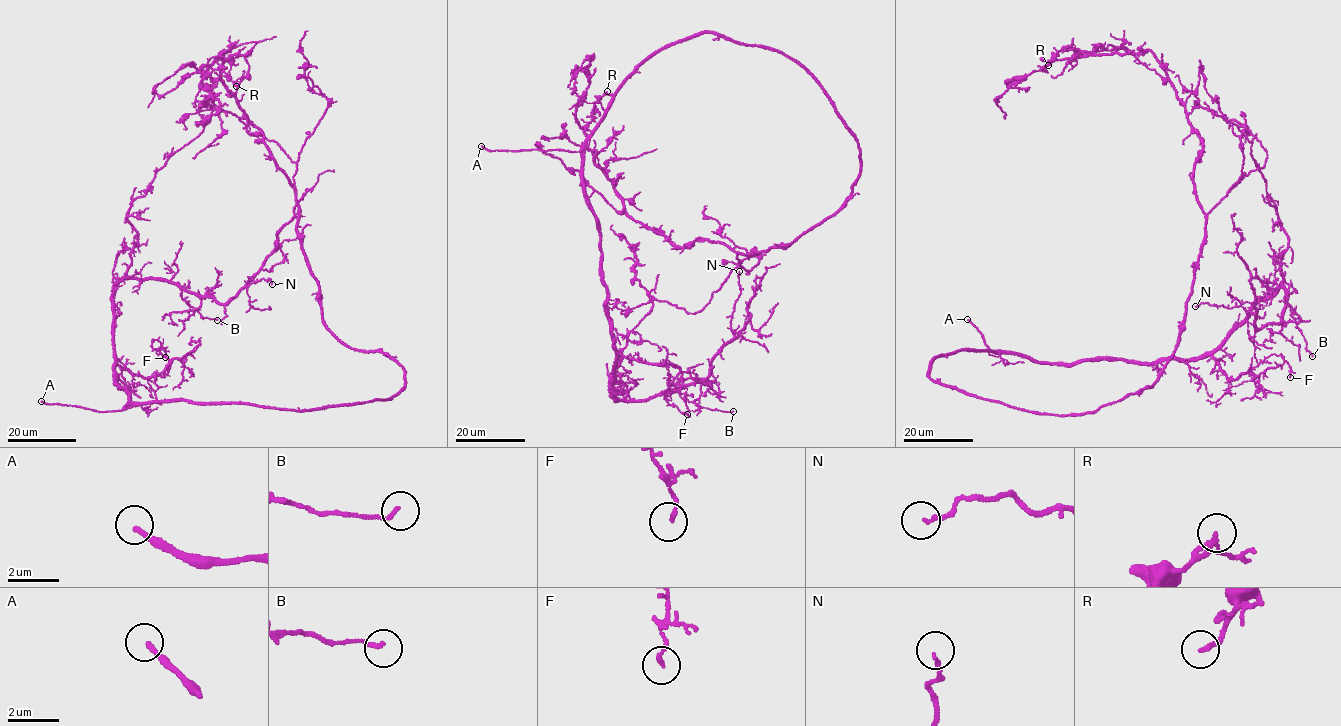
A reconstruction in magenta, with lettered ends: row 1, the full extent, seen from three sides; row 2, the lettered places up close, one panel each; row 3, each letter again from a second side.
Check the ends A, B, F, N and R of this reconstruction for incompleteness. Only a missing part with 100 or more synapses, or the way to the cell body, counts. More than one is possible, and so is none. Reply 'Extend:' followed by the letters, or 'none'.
Extend: A

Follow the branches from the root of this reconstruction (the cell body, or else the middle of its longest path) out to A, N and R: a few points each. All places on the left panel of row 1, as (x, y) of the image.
A: (327, 407), (298, 411), (177, 398), (96, 412), (72, 405), (47, 405), (41, 401)
N: (327, 407), (124, 406), (112, 369), (120, 282), (163, 279), (223, 304), (250, 278), (272, 284)
R: (327, 407), (390, 398), (404, 372), (325, 323), (295, 187), (220, 52), (203, 72), (236, 86)

